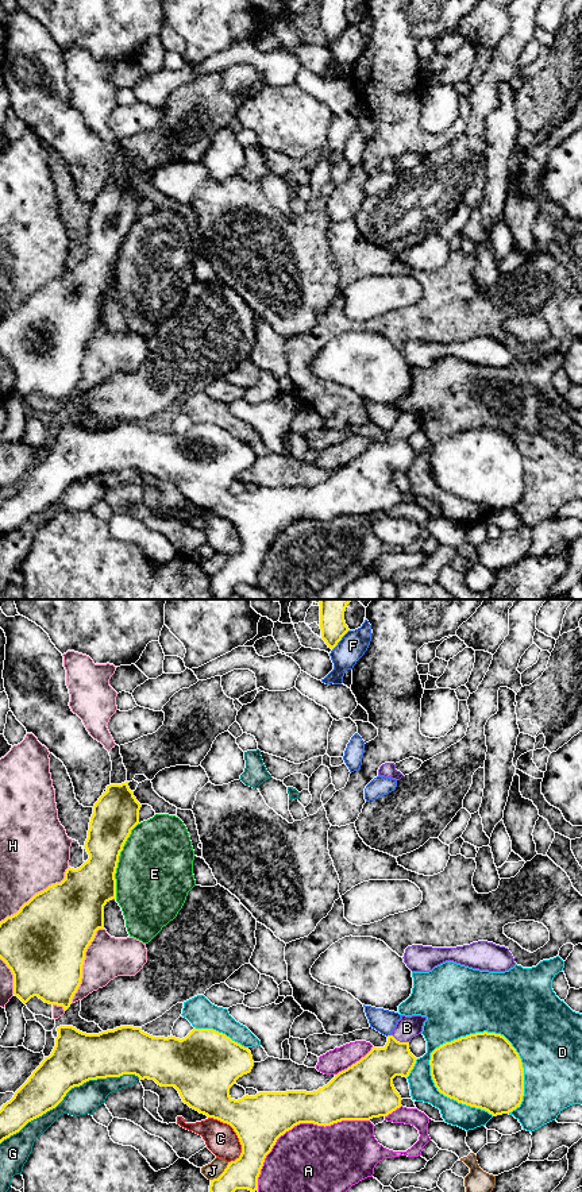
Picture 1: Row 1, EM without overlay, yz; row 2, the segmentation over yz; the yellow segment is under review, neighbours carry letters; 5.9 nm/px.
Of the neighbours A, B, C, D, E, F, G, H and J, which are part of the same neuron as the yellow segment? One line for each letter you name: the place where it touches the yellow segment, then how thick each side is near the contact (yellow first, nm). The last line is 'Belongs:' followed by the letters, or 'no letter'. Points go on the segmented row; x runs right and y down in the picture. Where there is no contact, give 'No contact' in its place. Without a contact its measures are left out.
B: Touches yellow at yz (399, 1041). Thickness 240 nm (yellow) against 140 nm
Belongs: B

